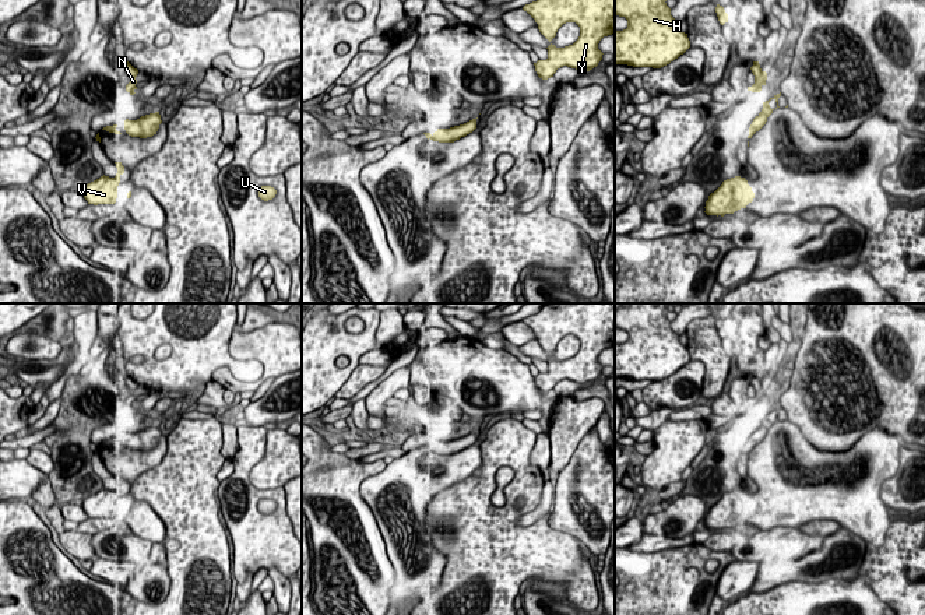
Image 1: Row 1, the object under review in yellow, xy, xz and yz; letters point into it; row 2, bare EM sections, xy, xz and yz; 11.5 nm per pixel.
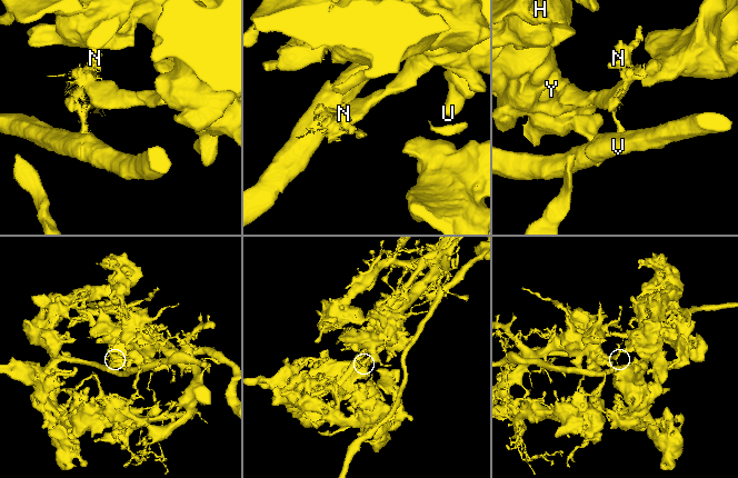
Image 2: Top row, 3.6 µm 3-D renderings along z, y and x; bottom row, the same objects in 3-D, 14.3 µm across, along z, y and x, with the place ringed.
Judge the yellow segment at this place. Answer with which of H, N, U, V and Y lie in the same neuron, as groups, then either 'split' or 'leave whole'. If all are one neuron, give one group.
H U Y / N V; split

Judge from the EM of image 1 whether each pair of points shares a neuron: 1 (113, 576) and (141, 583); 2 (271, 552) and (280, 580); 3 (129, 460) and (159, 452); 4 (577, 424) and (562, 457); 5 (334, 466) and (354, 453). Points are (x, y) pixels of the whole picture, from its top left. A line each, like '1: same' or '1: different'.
1: different
2: different
3: same
4: same
5: different

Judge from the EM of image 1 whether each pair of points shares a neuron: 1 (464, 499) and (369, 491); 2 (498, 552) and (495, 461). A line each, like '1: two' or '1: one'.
1: two
2: one

